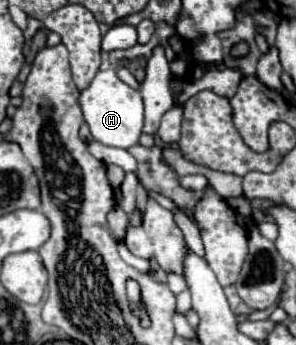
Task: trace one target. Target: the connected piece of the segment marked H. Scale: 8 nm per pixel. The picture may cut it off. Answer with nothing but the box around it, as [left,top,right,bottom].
[79,68,143,148]

